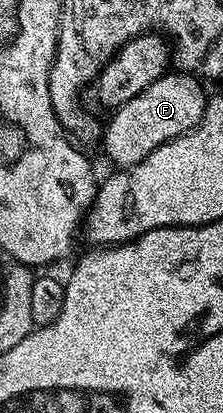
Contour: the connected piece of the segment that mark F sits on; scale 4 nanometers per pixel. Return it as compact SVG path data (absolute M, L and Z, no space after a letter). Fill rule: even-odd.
M170 70L151 82L151 86L143 90L143 94L131 98L131 102L121 105L110 115L113 117L109 124L107 120L103 128L103 145L109 151L110 158L117 163L114 165L118 169L135 166L168 140L175 140L185 132L192 132L193 127L201 123L207 107L206 85L194 76Z

